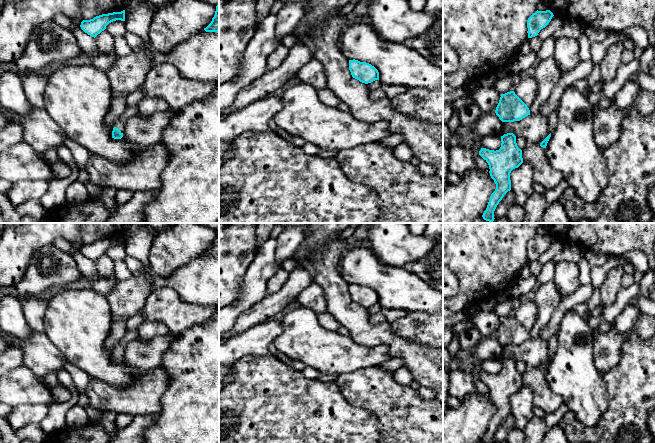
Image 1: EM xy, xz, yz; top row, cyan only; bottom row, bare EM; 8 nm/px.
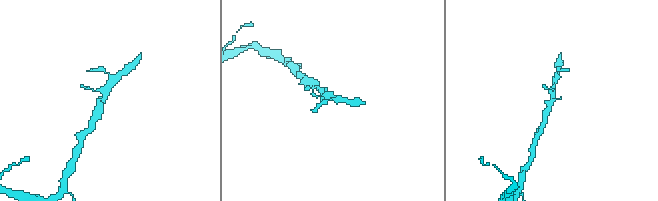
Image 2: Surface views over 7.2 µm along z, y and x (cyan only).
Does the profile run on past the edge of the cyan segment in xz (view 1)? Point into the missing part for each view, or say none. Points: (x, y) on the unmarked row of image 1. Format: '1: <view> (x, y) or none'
1: none

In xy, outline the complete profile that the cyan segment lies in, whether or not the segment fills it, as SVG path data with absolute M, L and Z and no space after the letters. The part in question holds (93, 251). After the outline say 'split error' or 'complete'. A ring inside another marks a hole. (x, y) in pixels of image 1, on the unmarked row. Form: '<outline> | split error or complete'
M125 234L121 236L113 236L102 238L90 244L83 244L81 246L81 253L92 261L96 261L106 253L106 250L116 244L125 245Z | complete

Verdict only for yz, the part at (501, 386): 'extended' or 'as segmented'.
as segmented

